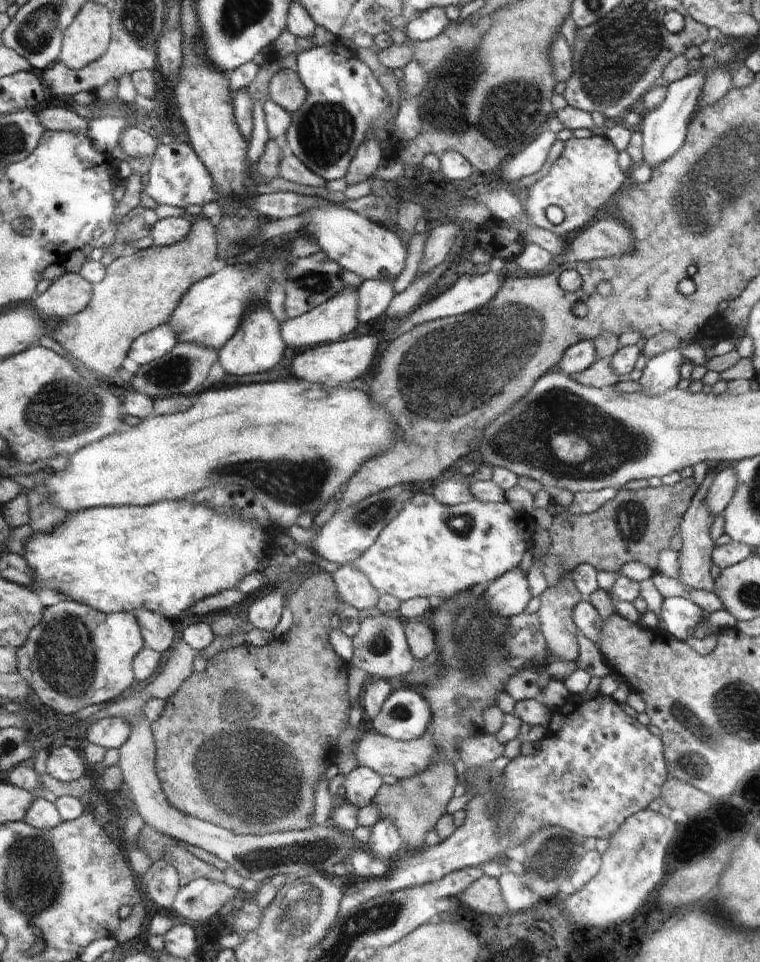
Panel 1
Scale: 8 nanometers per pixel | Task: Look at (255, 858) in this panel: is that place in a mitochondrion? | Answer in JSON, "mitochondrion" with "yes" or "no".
{"mitochondrion":"yes"}

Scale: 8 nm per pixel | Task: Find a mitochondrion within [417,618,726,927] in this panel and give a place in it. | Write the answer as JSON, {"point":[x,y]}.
{"point":[562,846]}

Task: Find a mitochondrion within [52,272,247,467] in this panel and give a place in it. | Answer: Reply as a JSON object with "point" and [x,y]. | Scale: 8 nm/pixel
{"point":[177,371]}

